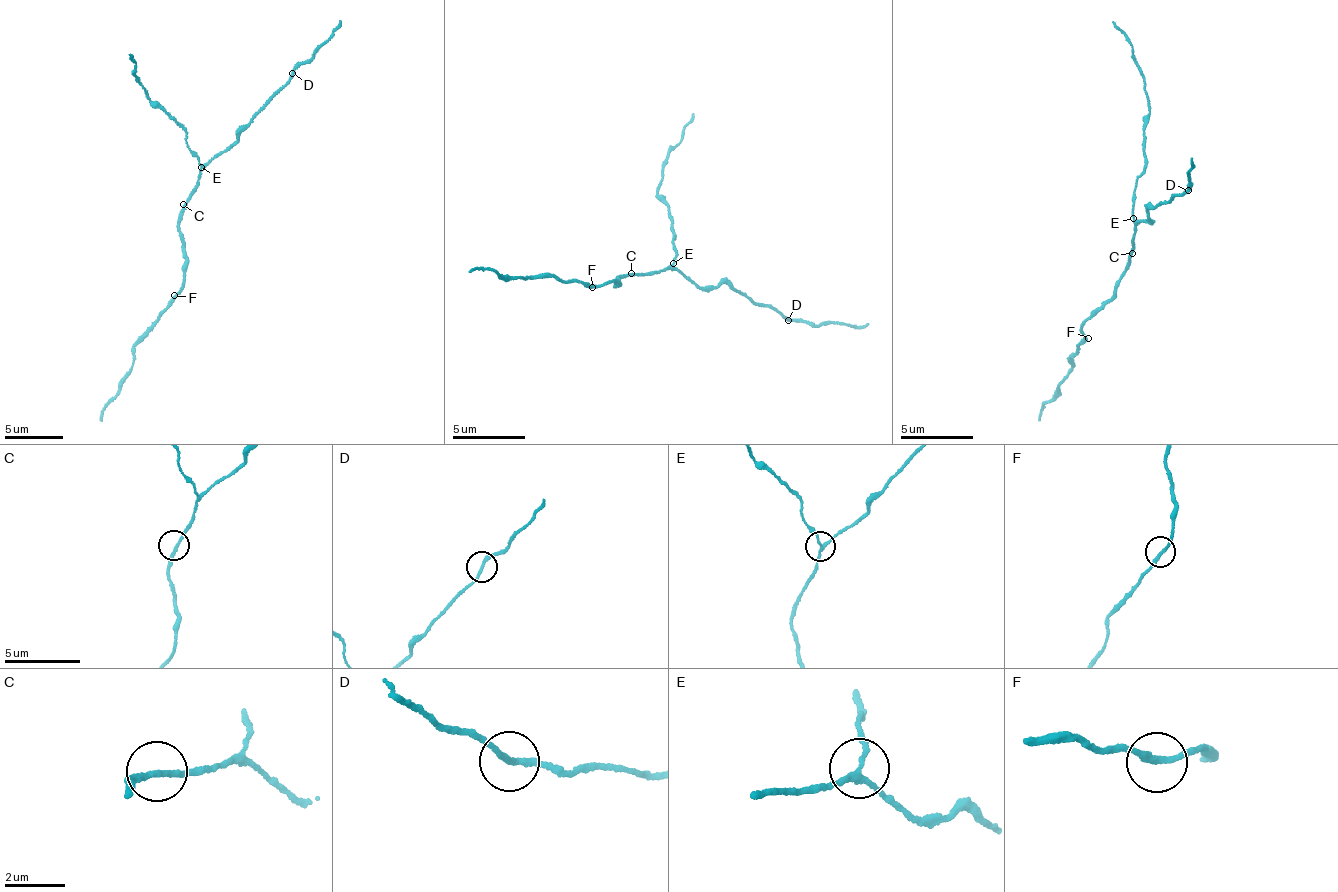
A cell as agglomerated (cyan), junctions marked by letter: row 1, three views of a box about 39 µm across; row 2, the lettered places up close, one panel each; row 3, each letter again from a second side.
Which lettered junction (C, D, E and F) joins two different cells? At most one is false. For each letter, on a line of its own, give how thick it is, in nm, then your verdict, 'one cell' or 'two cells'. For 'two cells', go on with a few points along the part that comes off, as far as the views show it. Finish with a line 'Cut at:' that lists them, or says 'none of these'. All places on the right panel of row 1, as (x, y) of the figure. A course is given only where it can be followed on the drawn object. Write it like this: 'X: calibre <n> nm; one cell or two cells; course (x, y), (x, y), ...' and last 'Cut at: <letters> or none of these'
C: calibre 170 nm; one cell
D: calibre 200 nm; one cell
E: calibre 160 nm; one cell
F: calibre 220 nm; one cell
Cut at: none of these

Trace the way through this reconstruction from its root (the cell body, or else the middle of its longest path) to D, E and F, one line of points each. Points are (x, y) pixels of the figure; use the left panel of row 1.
D: (185, 207), (201, 170), (237, 139), (237, 131), (280, 91), (292, 73)
E: (185, 207), (197, 185), (200, 166)
F: (185, 207), (181, 211), (180, 225), (186, 262), (185, 275), (182, 290), (174, 295)

